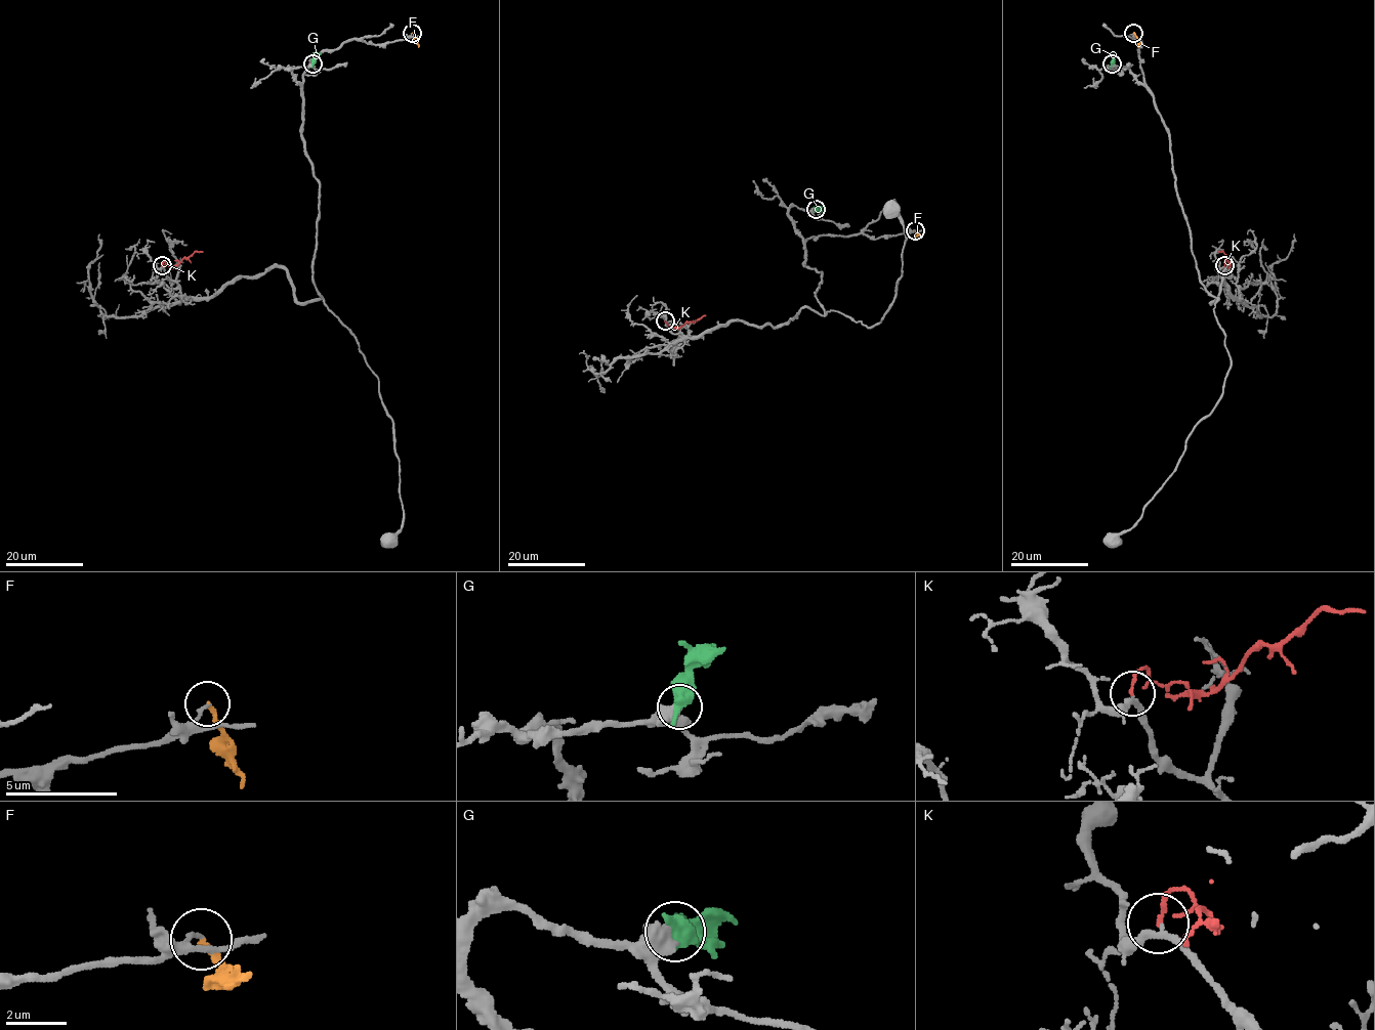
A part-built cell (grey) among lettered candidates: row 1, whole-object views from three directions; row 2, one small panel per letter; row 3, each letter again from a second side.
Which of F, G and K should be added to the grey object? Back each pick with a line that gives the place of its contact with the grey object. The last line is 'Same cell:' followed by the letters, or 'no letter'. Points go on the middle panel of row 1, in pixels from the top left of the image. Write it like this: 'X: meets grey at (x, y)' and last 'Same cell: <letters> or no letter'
Same cell: no letter

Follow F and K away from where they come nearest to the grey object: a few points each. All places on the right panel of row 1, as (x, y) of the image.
F: (1133, 33), (1138, 47)
K: (1224, 266), (1227, 261), (1231, 266), (1225, 254), (1218, 251)

